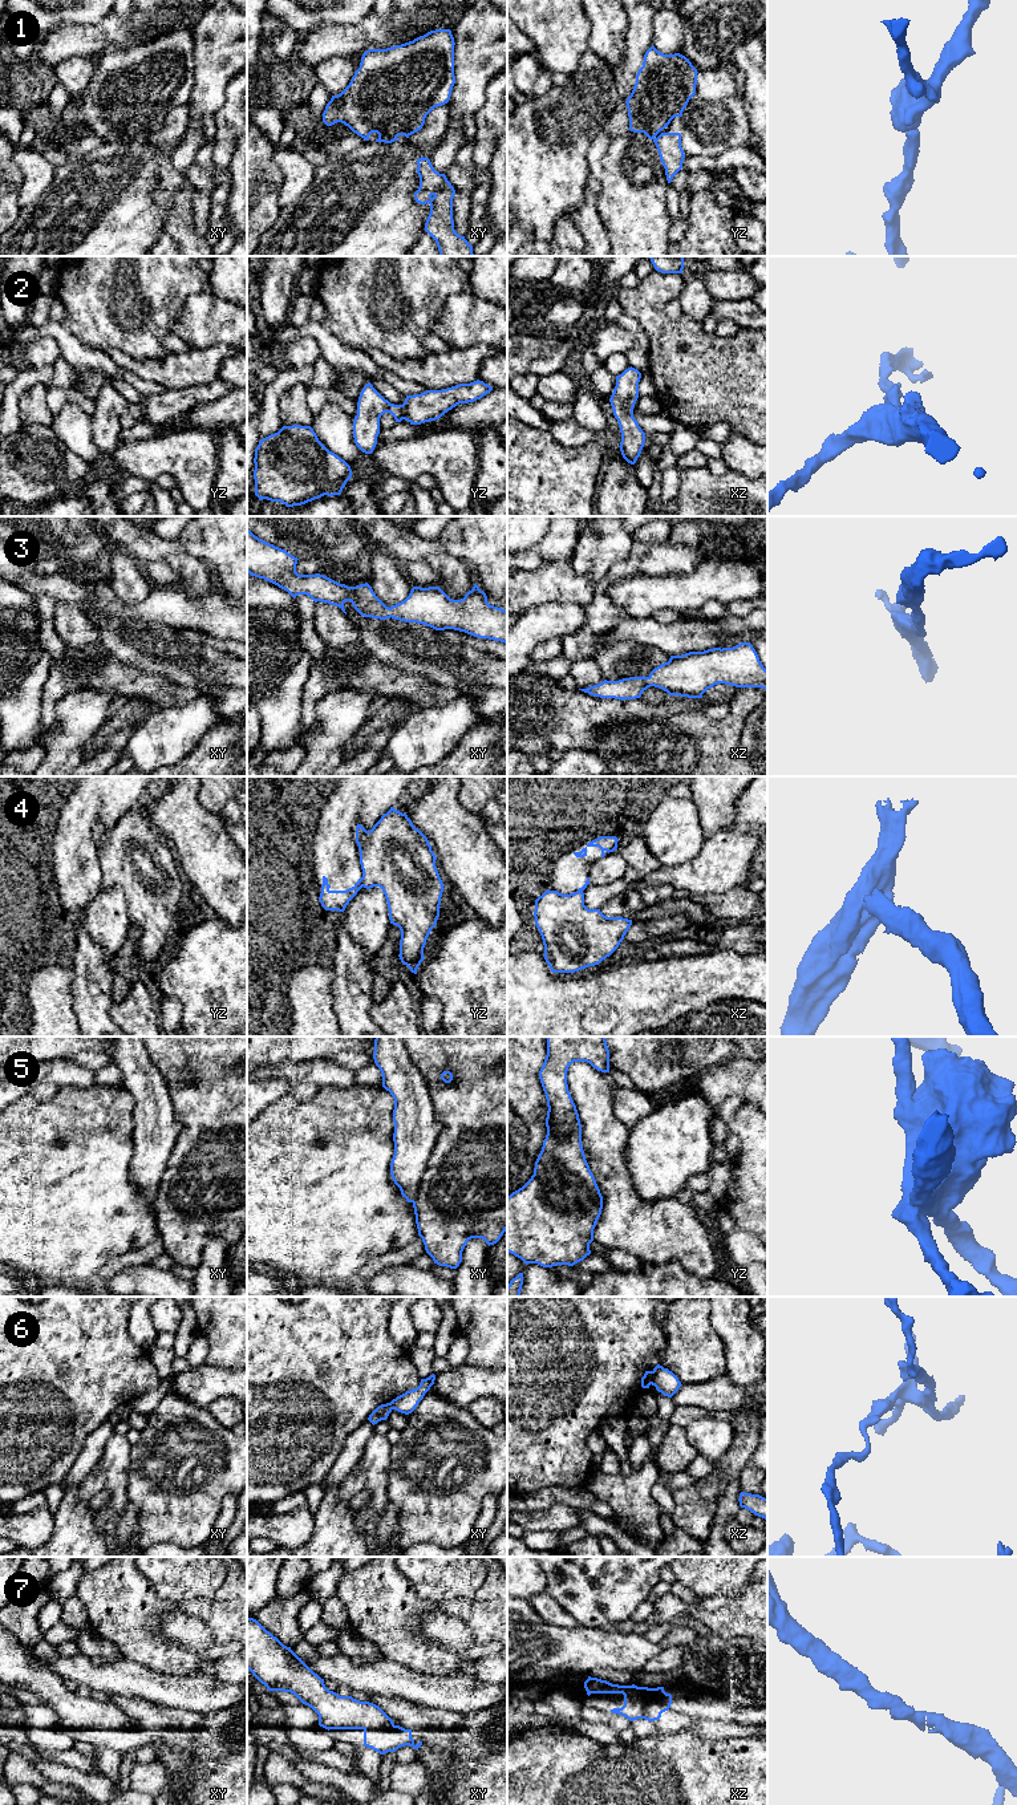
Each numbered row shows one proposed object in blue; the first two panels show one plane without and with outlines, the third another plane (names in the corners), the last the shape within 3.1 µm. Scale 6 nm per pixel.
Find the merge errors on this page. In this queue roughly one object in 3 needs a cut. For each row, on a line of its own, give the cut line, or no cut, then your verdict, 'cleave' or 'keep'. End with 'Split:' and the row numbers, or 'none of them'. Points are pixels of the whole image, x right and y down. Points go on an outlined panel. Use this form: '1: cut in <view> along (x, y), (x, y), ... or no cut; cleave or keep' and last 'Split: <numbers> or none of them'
1: no cut; keep
2: no cut; keep
3: no cut; keep
4: cut in yz along (361, 877), (363, 885); cleave
5: no cut; keep
6: cut in xz along (652, 1371), (649, 1383); cleave
7: no cut; keep
Split: 4, 6

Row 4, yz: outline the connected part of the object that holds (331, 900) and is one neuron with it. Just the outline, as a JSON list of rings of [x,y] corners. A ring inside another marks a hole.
[[[323,876],[323,885],[319,901],[325,910],[339,910],[344,912],[349,901],[357,895],[357,892],[362,888],[362,879],[347,891],[331,891],[331,885],[328,884],[328,879]]]

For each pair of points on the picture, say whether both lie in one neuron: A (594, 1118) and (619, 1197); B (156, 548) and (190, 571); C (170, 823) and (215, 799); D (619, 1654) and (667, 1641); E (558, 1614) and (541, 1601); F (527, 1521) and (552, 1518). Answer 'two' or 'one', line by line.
A: one
B: one
C: two
D: one
E: one
F: one

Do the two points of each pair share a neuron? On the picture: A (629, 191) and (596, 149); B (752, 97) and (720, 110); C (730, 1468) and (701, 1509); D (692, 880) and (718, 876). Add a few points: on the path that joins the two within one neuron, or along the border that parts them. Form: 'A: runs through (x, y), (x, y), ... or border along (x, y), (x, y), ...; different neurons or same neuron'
A: border along (624, 134), (608, 146), (600, 189); different neurons
B: border along (741, 97), (752, 130); different neurons
C: runs through (720, 1479), (701, 1499); same neuron
D: runs through (699, 876), (712, 876); same neuron

